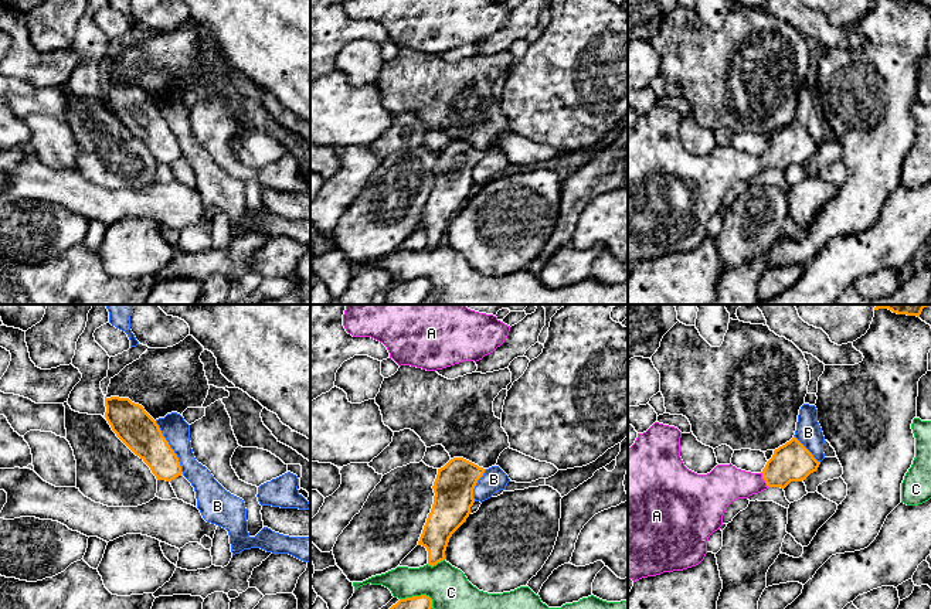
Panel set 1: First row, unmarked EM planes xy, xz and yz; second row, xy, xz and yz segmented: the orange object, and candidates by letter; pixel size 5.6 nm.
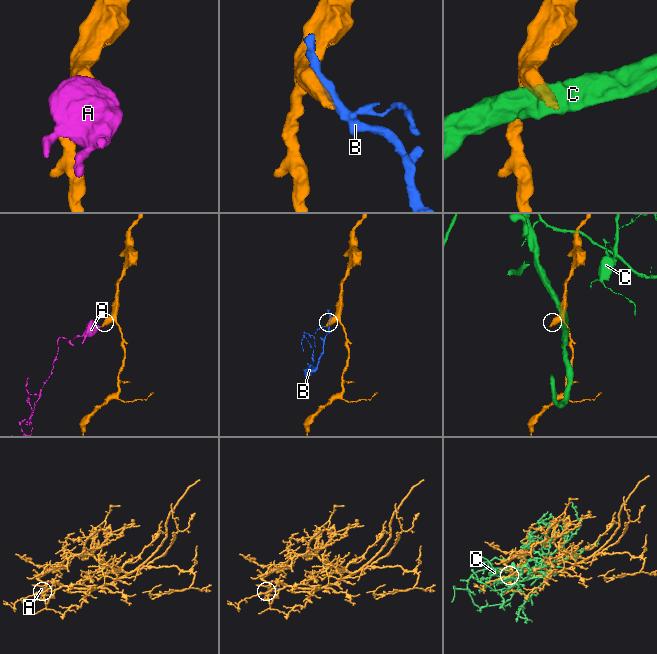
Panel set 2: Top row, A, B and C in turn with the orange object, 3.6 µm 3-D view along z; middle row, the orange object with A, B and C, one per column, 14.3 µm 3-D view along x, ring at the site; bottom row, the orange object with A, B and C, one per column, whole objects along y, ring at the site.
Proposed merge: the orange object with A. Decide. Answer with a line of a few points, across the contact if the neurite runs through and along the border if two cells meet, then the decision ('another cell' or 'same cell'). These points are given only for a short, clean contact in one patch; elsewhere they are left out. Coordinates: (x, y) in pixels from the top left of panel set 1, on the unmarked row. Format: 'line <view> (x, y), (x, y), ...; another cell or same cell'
line yz (792, 145), (764, 162), (755, 166), (726, 166); same cell

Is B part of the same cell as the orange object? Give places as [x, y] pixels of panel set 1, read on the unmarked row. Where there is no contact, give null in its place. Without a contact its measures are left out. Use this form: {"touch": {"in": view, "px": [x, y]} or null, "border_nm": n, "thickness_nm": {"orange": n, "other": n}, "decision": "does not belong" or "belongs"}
{"touch": {"in": "xy", "px": [170, 131]}, "border_nm": 340, "thickness_nm": {"orange": 220, "other": 150}, "decision": "does not belong"}

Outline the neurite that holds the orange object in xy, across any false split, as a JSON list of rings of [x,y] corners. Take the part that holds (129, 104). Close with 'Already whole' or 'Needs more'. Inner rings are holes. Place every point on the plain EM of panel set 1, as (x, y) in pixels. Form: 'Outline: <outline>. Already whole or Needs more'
Outline: [[[105,79],[105,89],[112,113],[150,150],[157,163],[171,164],[183,157],[177,137],[142,88],[129,81]]]. Already whole

